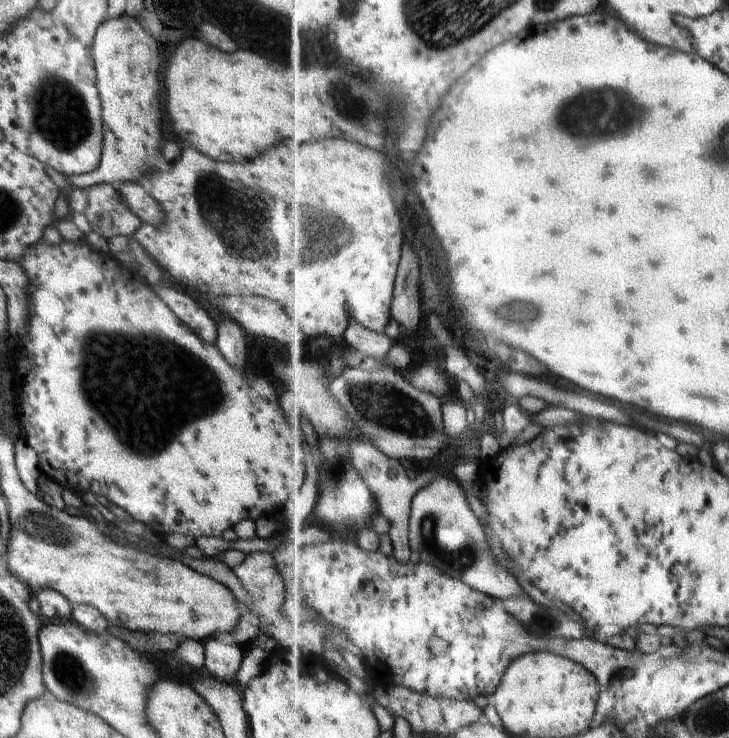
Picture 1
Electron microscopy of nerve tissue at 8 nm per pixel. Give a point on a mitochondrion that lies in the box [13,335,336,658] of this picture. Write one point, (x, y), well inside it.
(48, 529)

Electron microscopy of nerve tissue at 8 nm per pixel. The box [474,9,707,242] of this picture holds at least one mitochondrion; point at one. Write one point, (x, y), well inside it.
(603, 110)

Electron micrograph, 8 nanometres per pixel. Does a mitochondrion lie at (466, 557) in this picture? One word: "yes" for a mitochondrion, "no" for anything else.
yes

